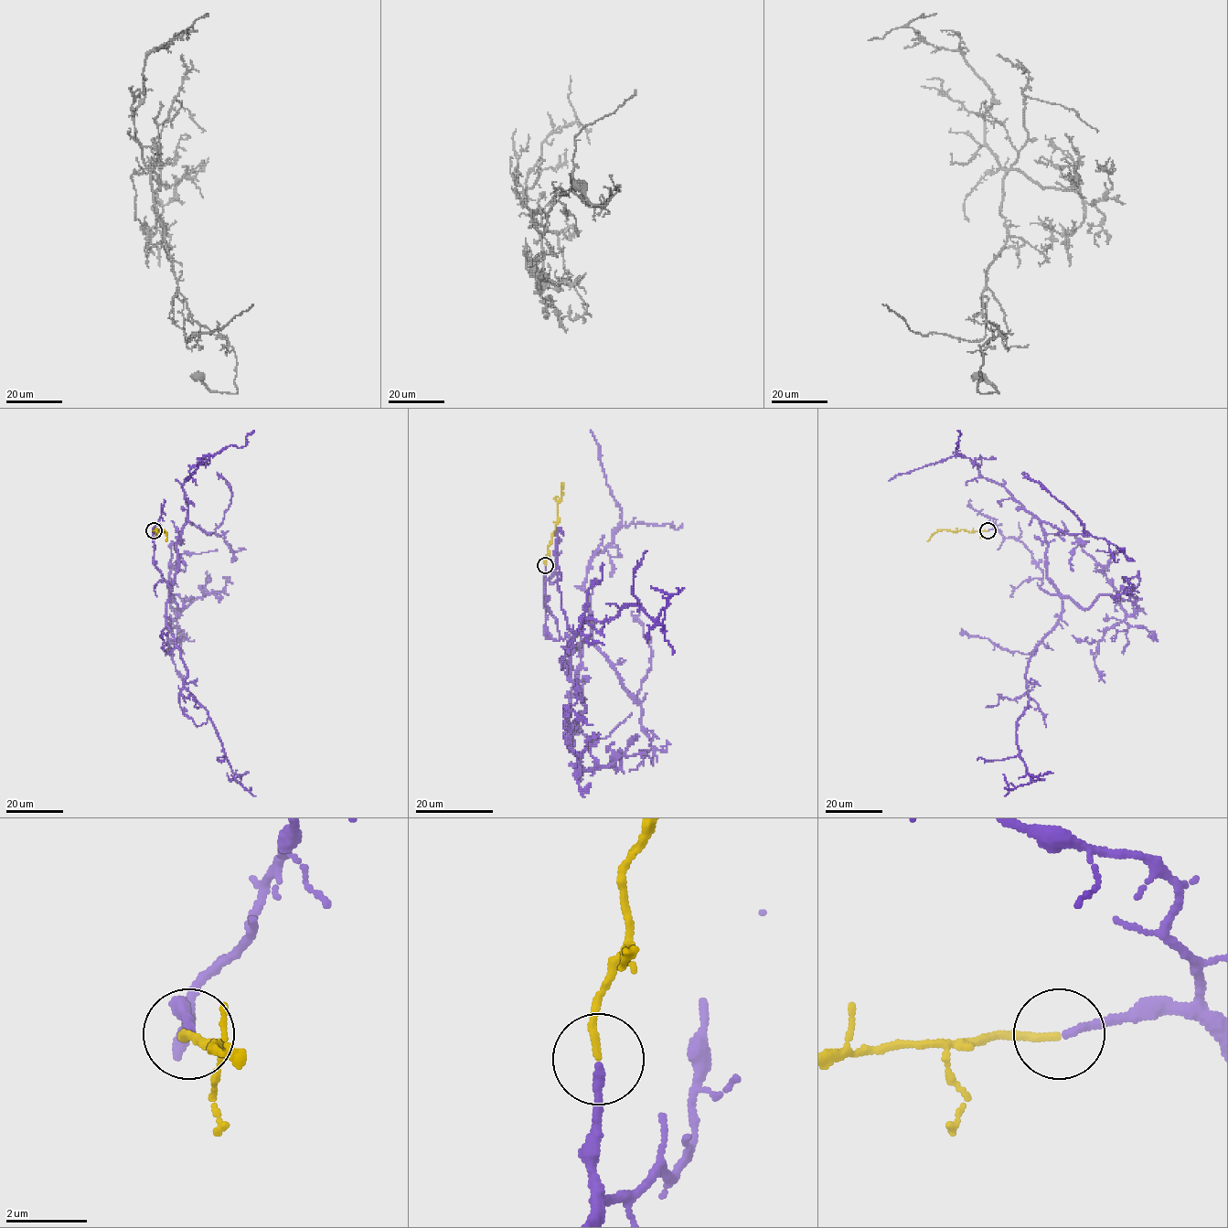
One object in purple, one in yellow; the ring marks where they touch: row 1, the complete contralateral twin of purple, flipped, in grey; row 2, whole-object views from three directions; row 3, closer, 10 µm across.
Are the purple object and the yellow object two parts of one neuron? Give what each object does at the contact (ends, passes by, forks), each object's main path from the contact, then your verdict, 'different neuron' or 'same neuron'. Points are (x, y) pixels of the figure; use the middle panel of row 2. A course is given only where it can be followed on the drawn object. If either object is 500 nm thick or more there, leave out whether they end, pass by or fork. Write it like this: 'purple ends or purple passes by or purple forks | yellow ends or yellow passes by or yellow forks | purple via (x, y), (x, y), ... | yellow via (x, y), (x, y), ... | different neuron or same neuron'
purple ends | yellow ends | purple via (545, 565), (545, 629), (569, 636), (568, 664), (591, 633), (591, 559), (621, 521), (591, 431) | yellow via (545, 565), (548, 546), (558, 521), (557, 504), (562, 482) | same neuron

